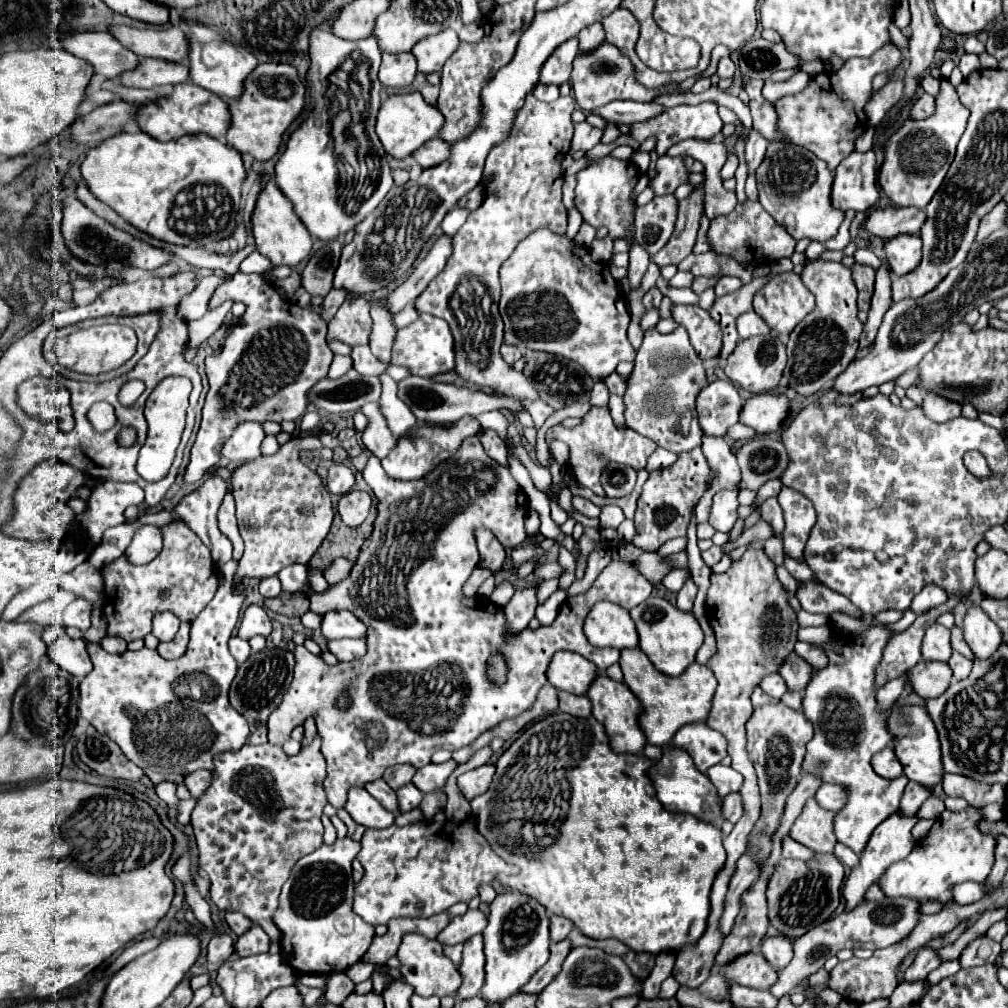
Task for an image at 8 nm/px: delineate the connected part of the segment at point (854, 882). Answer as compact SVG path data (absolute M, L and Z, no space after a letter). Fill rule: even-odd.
M895 812L893 816L889 816L887 820L883 820L881 826L875 828L875 832L871 834L869 838L869 844L865 846L863 854L859 856L859 866L851 870L847 882L845 882L845 888L843 888L843 896L847 900L847 908L845 910L853 910L861 900L863 900L863 894L865 890L877 880L883 876L883 872L897 860L903 860L915 846L915 838L911 836L911 828L919 822L917 816L901 816L899 812Z

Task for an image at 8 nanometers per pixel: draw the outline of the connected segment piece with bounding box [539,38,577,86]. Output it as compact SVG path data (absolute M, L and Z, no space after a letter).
M577 38L575 40L567 40L565 44L561 44L545 62L543 70L541 70L541 84L563 84L569 80L571 76L571 68L573 68L573 60L577 56Z

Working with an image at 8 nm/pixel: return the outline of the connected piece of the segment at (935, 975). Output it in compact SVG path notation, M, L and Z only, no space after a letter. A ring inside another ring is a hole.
M949 960L949 962L943 962L943 964L941 964L941 968L937 968L937 970L929 972L927 980L929 980L929 984L937 984L939 980L943 980L943 978L947 978L947 976L957 974L959 970L961 970L959 960Z

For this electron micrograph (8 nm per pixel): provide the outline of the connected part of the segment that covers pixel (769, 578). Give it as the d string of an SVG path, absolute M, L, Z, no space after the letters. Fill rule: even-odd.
M753 542L751 550L747 550L737 562L733 562L733 566L727 572L711 574L711 588L707 592L707 618L717 638L717 652L709 658L707 668L715 672L715 678L719 682L707 724L727 738L729 756L733 760L731 768L745 778L739 790L743 798L745 814L735 824L733 832L723 840L723 846L727 850L727 862L725 862L725 868L717 874L717 880L711 890L711 914L707 920L709 928L705 930L705 934L695 946L687 946L677 952L673 978L679 982L679 986L685 986L685 988L697 988L711 974L715 954L723 942L717 930L717 924L723 912L727 882L729 882L729 876L733 874L735 862L745 852L747 836L759 818L761 804L759 804L757 776L755 776L753 764L747 758L747 738L745 738L745 724L753 714L751 694L753 694L753 688L759 686L765 676L779 672L779 666L783 664L783 660L787 660L787 656L793 652L793 646L797 642L797 630L799 630L797 614L789 606L789 594L779 582L773 562L765 556L763 546L757 542Z

